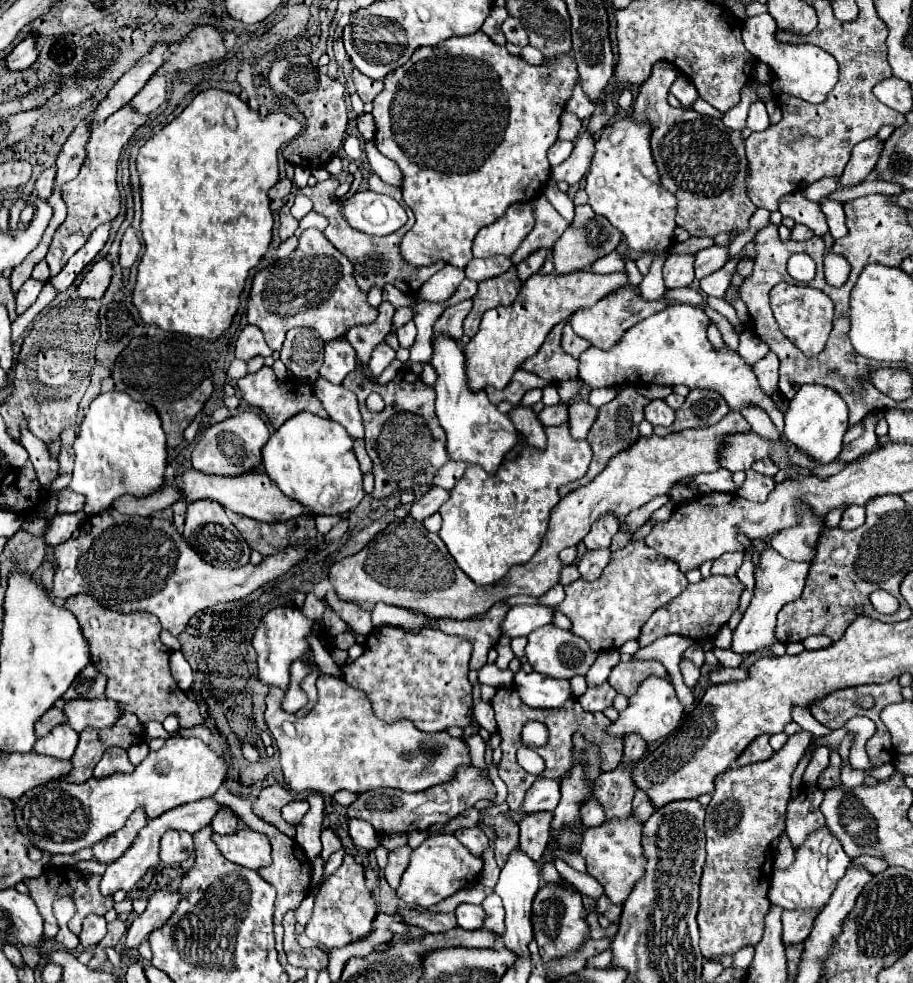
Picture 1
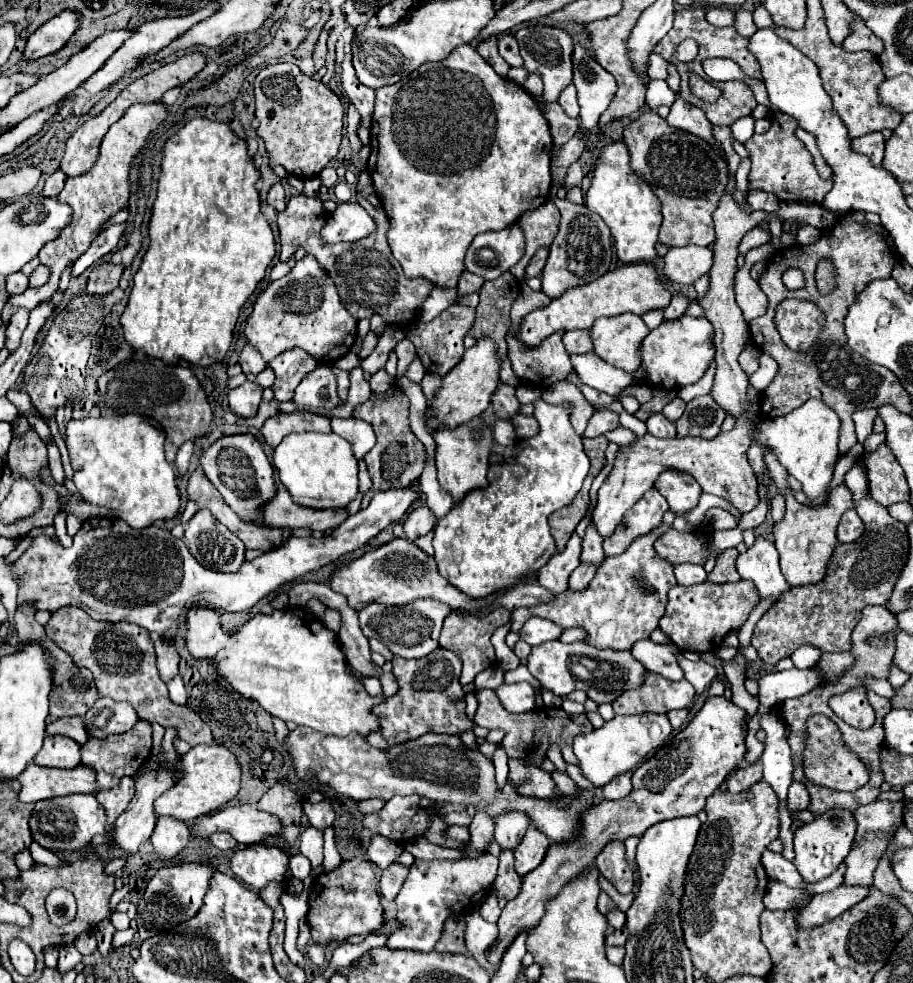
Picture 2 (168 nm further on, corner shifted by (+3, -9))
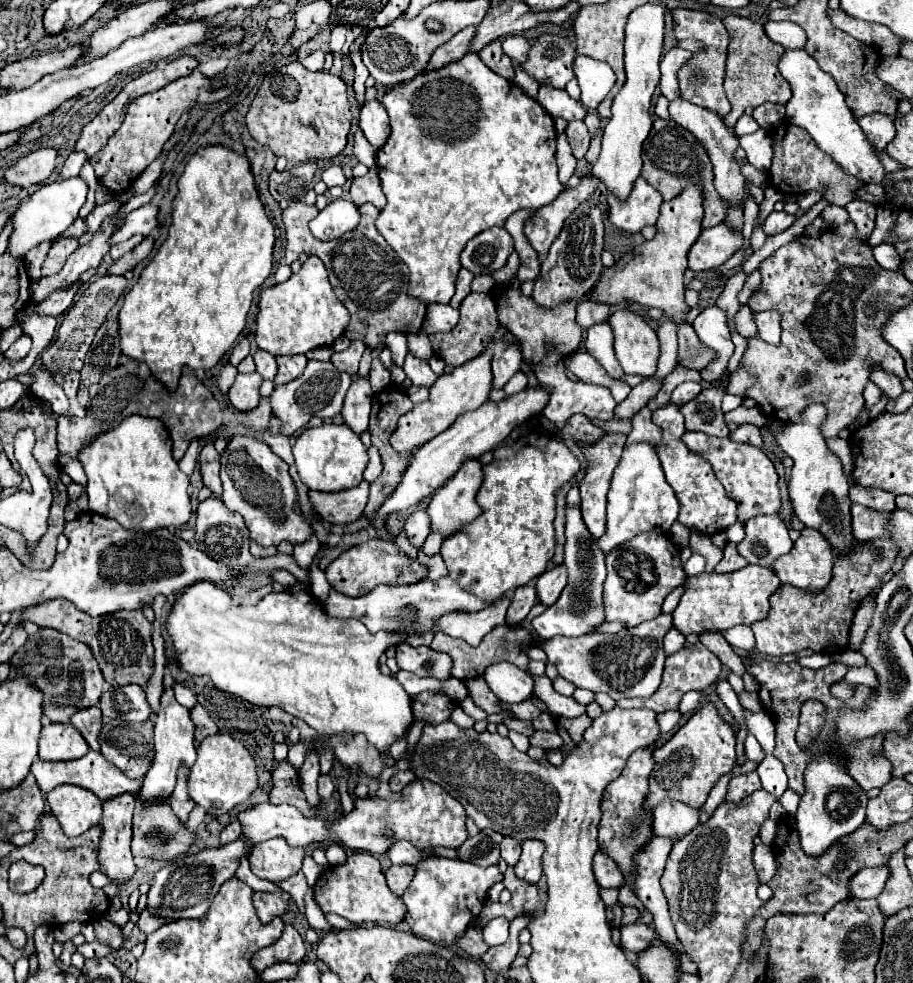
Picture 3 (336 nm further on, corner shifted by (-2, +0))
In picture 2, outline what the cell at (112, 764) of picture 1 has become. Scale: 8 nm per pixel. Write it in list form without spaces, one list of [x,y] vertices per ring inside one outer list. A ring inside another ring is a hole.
[[[122,778],[118,788],[100,790],[96,794],[96,800],[102,804],[102,808],[106,810],[106,816],[108,816],[106,838],[108,838],[108,832],[112,832],[112,824],[116,822],[116,816],[120,816],[124,812],[124,808],[132,800],[132,796],[134,796],[134,780],[132,778]]]

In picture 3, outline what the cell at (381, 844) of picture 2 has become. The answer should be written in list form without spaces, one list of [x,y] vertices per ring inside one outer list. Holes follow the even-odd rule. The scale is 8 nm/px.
[[[395,841],[389,851],[387,851],[391,863],[395,865],[401,865],[401,863],[407,863],[407,865],[417,865],[417,861],[421,859],[419,851],[415,849],[415,845],[411,841]]]

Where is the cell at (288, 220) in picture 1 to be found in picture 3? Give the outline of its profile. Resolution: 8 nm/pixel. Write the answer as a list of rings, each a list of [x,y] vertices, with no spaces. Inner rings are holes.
[[[295,201],[283,211],[283,223],[287,229],[285,263],[293,263],[303,251],[307,255],[317,255],[329,271],[329,281],[335,289],[335,295],[351,313],[351,321],[345,335],[349,339],[361,339],[373,349],[377,345],[385,345],[385,335],[389,331],[417,333],[421,329],[427,309],[421,299],[409,295],[409,267],[399,259],[399,255],[377,231],[375,221],[379,213],[381,211],[375,205],[365,203],[361,207],[361,223],[357,225],[357,229],[349,231],[349,235],[343,235],[341,239],[325,243],[315,239],[309,231],[309,221],[317,215],[317,205]]]

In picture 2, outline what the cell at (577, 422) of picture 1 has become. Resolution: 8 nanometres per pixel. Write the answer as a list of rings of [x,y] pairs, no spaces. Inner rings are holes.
[[[602,410],[602,412],[594,412],[594,416],[590,418],[588,422],[588,428],[584,432],[586,438],[596,438],[596,436],[602,436],[610,430],[616,430],[620,426],[620,420],[618,420],[618,414],[612,412],[612,410]]]

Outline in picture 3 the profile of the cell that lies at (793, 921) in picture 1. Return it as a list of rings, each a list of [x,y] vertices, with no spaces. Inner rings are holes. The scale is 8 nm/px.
[[[885,865],[873,869],[861,869],[849,879],[849,895],[857,899],[873,899],[881,893],[887,877],[889,871]]]

